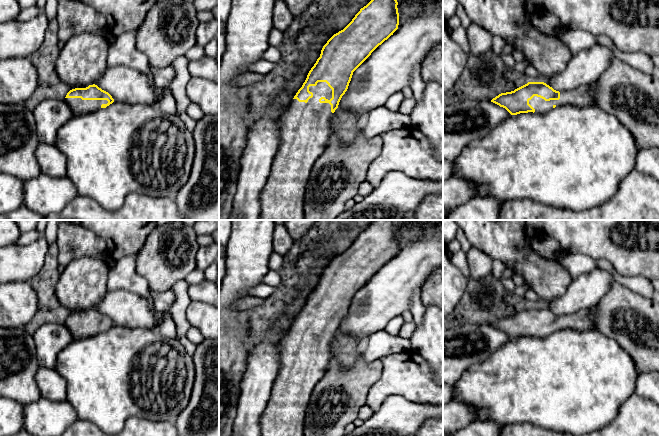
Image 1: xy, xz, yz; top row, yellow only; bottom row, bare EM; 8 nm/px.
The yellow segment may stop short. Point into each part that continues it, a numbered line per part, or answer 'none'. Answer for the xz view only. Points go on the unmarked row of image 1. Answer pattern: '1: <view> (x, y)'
1: xz (304, 355)

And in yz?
1: yz (583, 320)

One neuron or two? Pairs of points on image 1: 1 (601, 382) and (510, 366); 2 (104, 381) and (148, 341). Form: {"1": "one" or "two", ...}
{"1": "one", "2": "one"}

